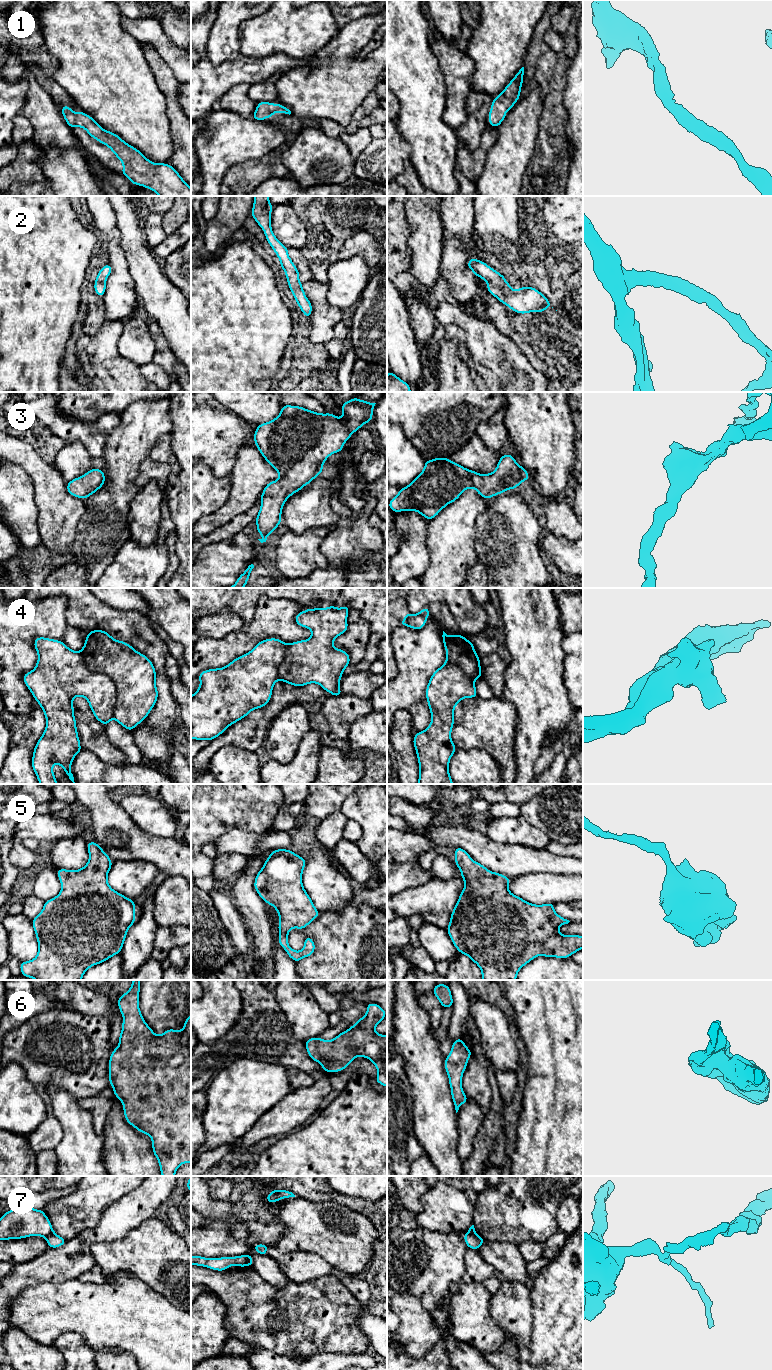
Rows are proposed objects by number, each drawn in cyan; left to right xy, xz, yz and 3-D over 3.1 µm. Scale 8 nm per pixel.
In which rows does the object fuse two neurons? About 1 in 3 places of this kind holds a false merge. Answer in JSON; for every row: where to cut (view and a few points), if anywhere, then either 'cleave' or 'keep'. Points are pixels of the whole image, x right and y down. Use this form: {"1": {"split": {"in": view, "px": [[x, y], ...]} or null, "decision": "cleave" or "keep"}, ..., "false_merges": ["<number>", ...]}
{"1": {"split": null, "decision": "keep"}, "2": {"split": null, "decision": "keep"}, "3": {"split": null, "decision": "keep"}, "4": {"split": {"in": "xy", "px": [[79, 652], [90, 671], [103, 672], [112, 681], [114, 717]]}, "decision": "cleave"}, "5": {"split": null, "decision": "keep"}, "6": {"split": null, "decision": "keep"}, "7": {"split": {"in": "xz", "px": [[246, 1255], [247, 1265]]}, "decision": "cleave"}, "false_merges": ["4", "7"]}

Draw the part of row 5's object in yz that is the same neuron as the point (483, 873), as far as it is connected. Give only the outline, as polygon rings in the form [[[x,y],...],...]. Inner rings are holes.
[[[456,847],[455,848],[455,863],[457,868],[461,871],[461,877],[464,880],[465,887],[462,890],[458,901],[452,911],[450,917],[450,923],[447,927],[448,935],[452,939],[453,945],[456,949],[461,953],[467,955],[474,963],[478,965],[482,973],[482,980],[516,980],[517,974],[519,970],[525,966],[527,963],[532,961],[537,956],[544,956],[544,957],[556,957],[566,959],[570,957],[572,954],[578,952],[580,949],[583,948],[583,936],[580,935],[563,935],[558,931],[558,928],[561,925],[568,924],[570,921],[559,916],[554,910],[554,904],[542,904],[542,905],[535,905],[525,901],[524,899],[512,894],[509,891],[508,884],[510,882],[509,877],[504,876],[500,873],[491,872],[482,864],[475,862],[471,856],[462,848]]]

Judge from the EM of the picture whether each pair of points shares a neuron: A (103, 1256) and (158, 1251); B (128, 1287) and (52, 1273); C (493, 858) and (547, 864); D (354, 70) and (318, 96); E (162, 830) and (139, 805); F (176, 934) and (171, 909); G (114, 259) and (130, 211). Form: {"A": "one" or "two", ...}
{"A": "one", "B": "two", "C": "one", "D": "one", "E": "one", "F": "two", "G": "two"}

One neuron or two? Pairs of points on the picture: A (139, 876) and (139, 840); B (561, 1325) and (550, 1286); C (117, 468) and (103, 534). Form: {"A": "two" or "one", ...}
{"A": "two", "B": "one", "C": "one"}

